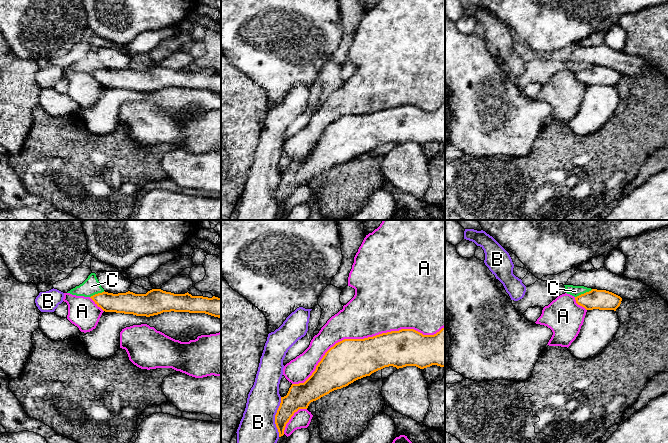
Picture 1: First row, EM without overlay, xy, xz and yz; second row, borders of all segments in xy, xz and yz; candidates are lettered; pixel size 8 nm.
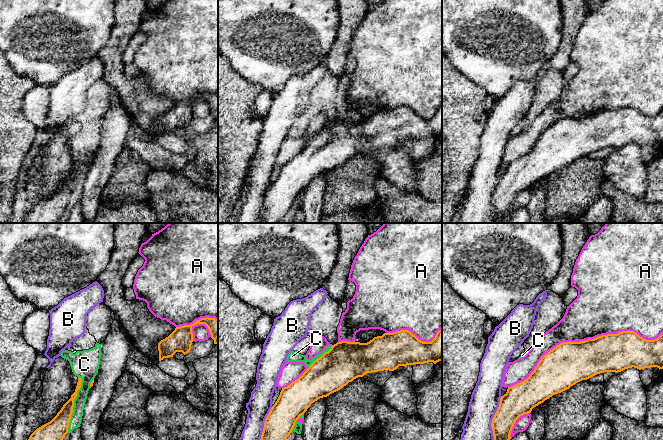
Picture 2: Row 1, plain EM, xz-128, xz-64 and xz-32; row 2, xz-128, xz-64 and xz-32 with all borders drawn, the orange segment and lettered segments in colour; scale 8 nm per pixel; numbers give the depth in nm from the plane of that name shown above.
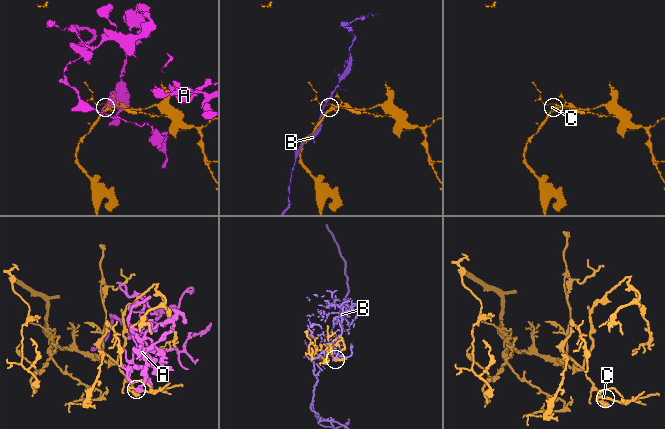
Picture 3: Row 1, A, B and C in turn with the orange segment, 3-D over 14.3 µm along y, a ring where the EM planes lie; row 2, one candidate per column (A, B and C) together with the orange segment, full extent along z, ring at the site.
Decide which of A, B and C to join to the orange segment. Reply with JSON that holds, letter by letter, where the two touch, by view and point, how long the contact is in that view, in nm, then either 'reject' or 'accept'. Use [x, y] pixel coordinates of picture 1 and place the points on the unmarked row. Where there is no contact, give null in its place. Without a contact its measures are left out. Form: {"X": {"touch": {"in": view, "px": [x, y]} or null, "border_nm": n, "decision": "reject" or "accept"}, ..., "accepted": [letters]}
{"A": {"touch": {"in": "xz", "px": [364, 114]}, "border_nm": 1300, "decision": "reject"}, "B": {"touch": {"in": "xz", "px": [275, 193]}, "border_nm": 320, "decision": "reject"}, "C": {"touch": {"in": "yz", "px": [584, 69]}, "border_nm": 160, "decision": "reject"}, "accepted": []}

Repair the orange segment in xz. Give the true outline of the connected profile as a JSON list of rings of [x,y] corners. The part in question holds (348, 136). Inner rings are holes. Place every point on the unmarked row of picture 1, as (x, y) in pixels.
[[[445,103],[434,111],[423,111],[414,105],[401,105],[382,109],[364,115],[344,115],[331,123],[316,142],[312,151],[304,158],[292,160],[275,191],[279,213],[284,211],[286,200],[299,185],[307,185],[309,180],[330,168],[348,162],[354,157],[385,143],[397,145],[416,142],[420,145],[437,141],[445,144]]]

